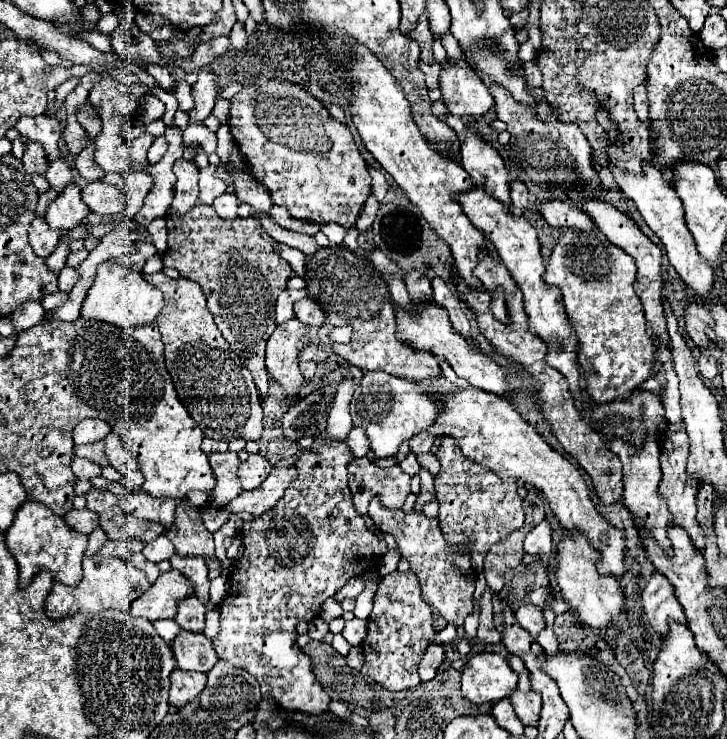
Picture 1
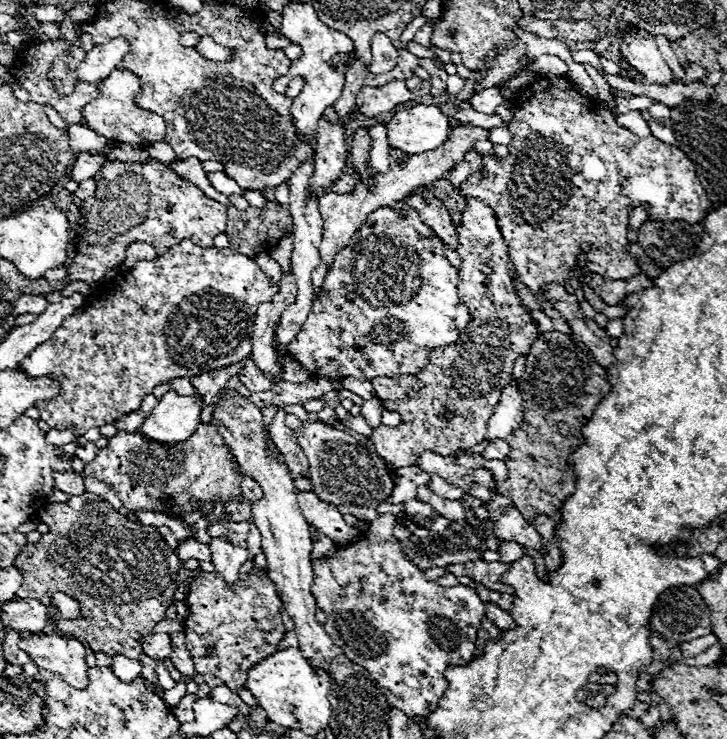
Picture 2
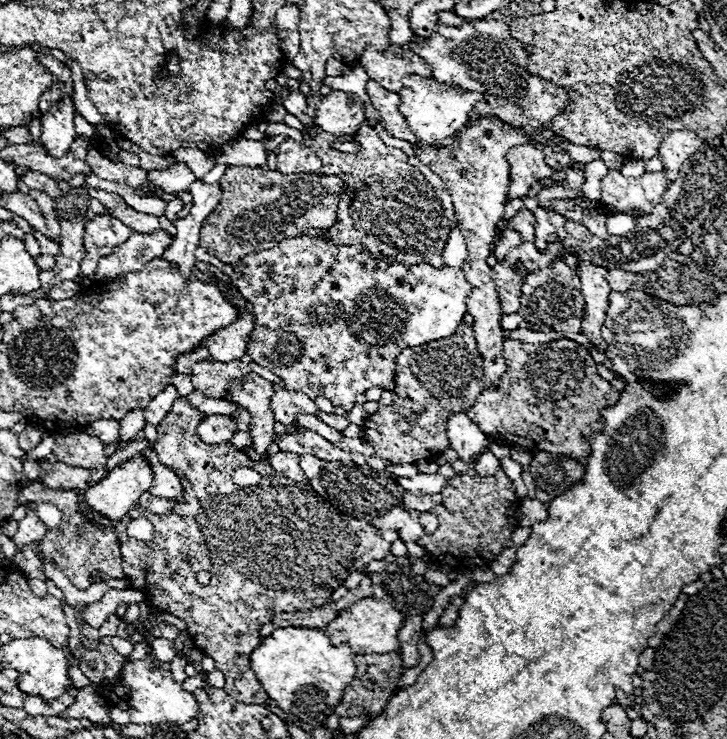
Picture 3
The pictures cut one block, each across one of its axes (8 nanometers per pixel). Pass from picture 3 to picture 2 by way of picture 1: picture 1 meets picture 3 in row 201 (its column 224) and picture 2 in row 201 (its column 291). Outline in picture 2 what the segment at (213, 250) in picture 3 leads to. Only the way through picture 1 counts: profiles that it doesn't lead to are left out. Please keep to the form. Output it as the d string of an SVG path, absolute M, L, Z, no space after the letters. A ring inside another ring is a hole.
M268 200L266 208L252 208L250 206L246 210L238 210L234 206L228 206L226 236L230 238L230 248L234 252L242 252L252 258L256 252L274 248L286 236L286 230L292 230L292 216L290 216L288 208L282 208L274 200Z

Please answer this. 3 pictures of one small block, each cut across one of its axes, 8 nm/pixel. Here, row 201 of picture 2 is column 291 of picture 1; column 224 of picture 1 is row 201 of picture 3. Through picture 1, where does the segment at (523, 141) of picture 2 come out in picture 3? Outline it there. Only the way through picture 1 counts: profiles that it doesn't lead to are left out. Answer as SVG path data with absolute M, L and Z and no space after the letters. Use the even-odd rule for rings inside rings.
M610 168L602 178L602 198L598 204L604 210L628 212L630 208L640 208L652 214L668 190L668 184L664 172L646 172L640 178L626 178L620 170Z

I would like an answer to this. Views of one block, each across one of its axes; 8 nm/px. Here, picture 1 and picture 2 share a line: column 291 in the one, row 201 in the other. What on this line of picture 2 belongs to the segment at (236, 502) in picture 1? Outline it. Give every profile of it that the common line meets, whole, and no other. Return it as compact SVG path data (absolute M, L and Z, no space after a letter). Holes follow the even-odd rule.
M468 198L466 210L462 214L462 224L458 228L458 240L460 240L458 254L462 258L458 296L468 306L470 324L466 326L462 336L454 342L454 352L432 350L430 362L426 364L426 368L422 368L422 372L418 372L418 376L400 376L400 378L382 376L378 380L372 380L376 398L384 404L386 410L398 412L402 418L402 424L396 428L378 426L374 428L370 440L376 446L376 454L392 462L398 468L414 464L418 454L422 454L424 450L448 456L458 448L470 448L470 446L480 444L486 436L486 424L498 404L502 388L506 386L506 380L512 374L516 358L526 356L530 352L532 342L540 334L536 322L530 318L528 310L524 308L522 300L516 294L516 288L510 276L508 248L502 240L494 210L488 204L484 204L478 198Z

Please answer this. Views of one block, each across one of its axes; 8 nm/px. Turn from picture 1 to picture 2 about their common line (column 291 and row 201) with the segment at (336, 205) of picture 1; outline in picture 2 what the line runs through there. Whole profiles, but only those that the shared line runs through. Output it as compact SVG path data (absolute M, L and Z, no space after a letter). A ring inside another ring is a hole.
M150 158L144 164L102 164L96 180L96 194L82 200L80 232L74 240L74 256L68 262L66 284L80 280L96 284L104 280L104 272L124 262L124 250L134 240L154 244L162 254L170 246L190 238L196 246L210 248L212 238L226 230L226 206L204 196L194 184L182 180L168 164Z

